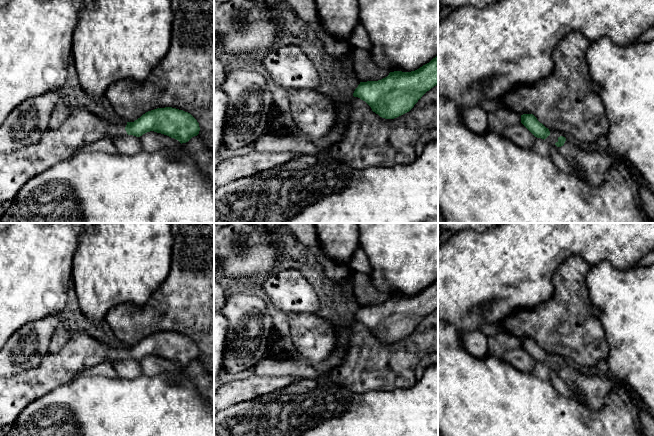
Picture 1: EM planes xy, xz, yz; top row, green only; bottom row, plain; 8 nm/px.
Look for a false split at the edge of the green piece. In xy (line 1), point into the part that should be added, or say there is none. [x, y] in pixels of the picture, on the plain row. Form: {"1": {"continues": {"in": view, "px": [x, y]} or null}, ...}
{"1": {"continues": {"in": "xy", "px": [82, 351]}}}

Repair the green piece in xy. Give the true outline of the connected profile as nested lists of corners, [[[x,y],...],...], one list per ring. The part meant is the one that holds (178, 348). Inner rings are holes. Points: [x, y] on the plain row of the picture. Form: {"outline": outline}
{"outline": [[[172,331],[148,335],[134,346],[119,349],[110,348],[85,332],[77,332],[60,352],[55,354],[47,353],[41,362],[32,369],[11,377],[0,377],[0,426],[10,427],[31,402],[59,386],[73,382],[87,368],[102,362],[113,364],[126,359],[140,361],[150,355],[167,359],[182,368],[197,360],[200,351],[197,344],[190,337]]]}

